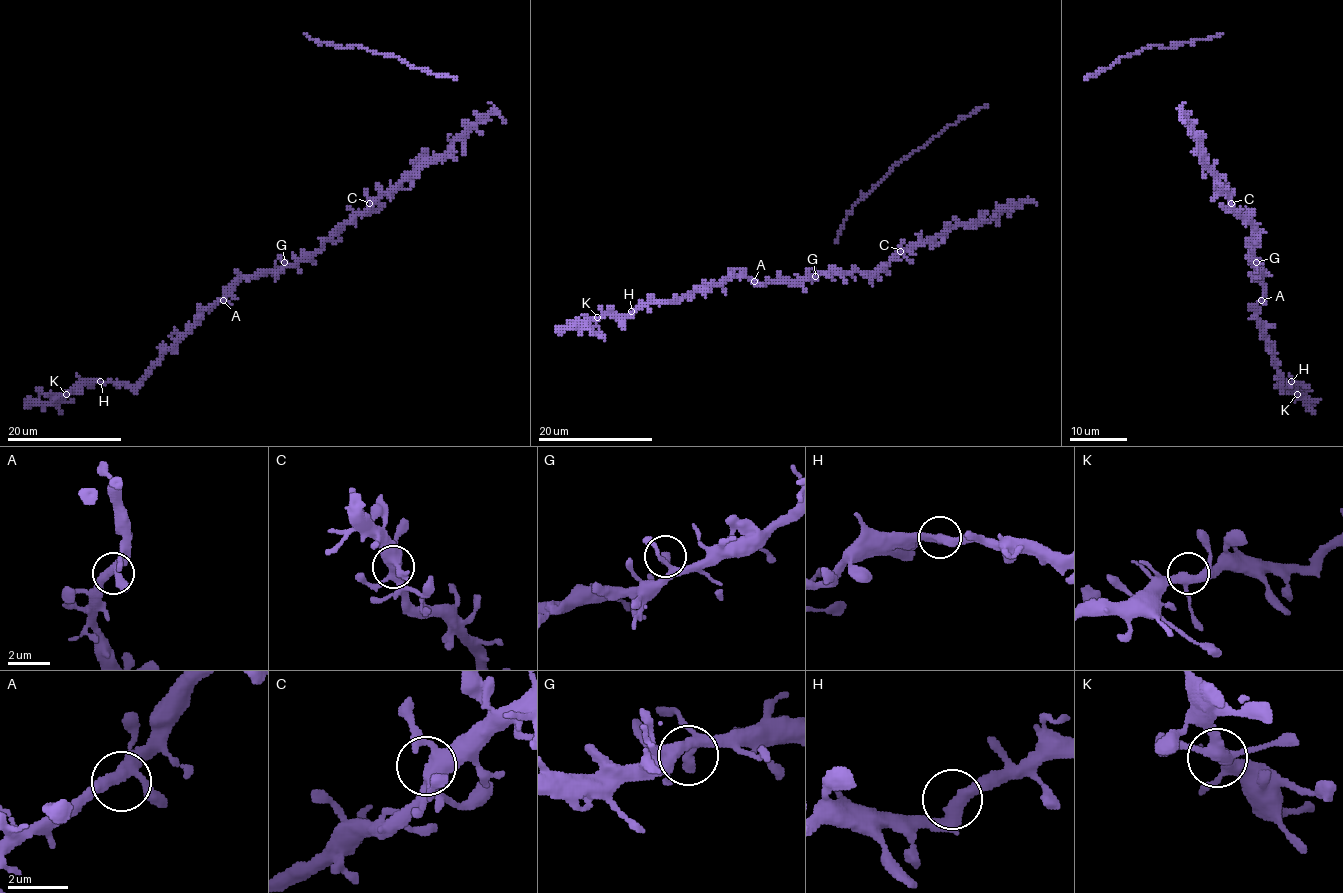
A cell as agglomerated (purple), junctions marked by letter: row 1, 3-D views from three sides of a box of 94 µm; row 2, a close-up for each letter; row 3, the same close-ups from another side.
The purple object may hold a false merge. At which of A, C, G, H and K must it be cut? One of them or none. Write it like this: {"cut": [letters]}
{"cut": []}

